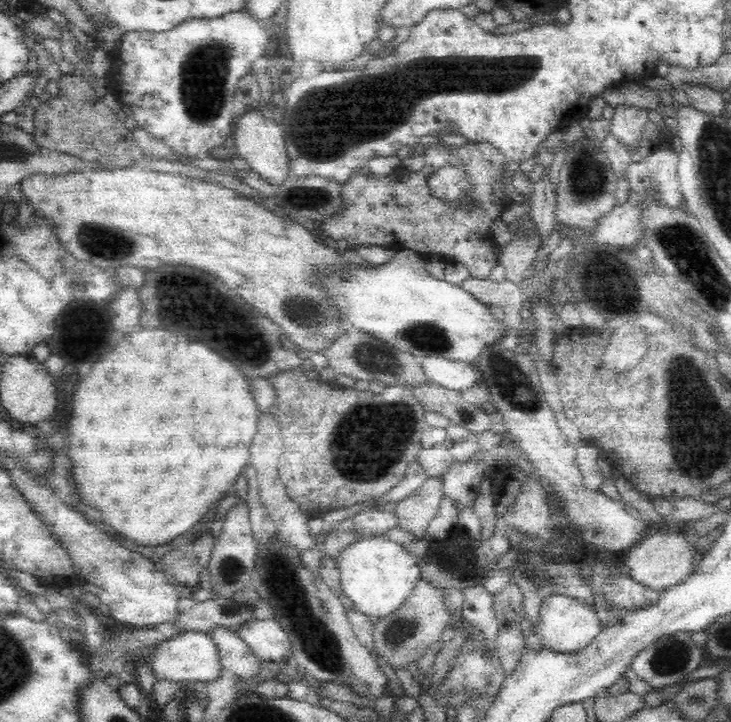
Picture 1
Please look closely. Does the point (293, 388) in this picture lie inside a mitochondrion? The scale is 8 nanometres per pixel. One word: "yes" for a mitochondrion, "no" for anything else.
no

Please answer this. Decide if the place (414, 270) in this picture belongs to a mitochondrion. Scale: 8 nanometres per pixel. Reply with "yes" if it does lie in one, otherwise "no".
no

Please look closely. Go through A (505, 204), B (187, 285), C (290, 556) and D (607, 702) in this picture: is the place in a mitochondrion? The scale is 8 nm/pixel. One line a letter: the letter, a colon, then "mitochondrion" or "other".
A: other
B: mitochondrion
C: other
D: other

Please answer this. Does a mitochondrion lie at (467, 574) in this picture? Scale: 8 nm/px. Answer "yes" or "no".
no

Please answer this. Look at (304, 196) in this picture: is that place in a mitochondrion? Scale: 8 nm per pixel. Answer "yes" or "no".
yes

